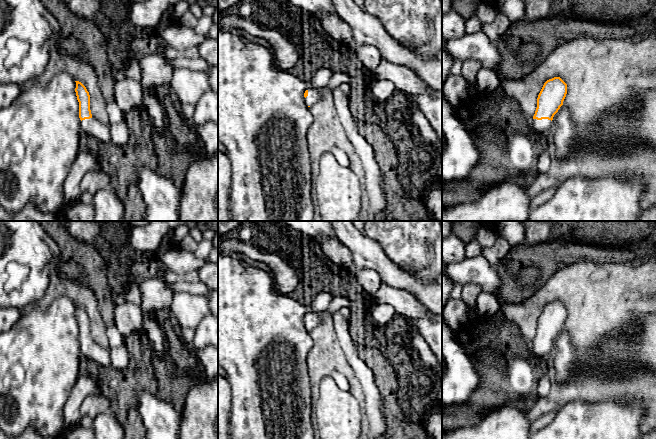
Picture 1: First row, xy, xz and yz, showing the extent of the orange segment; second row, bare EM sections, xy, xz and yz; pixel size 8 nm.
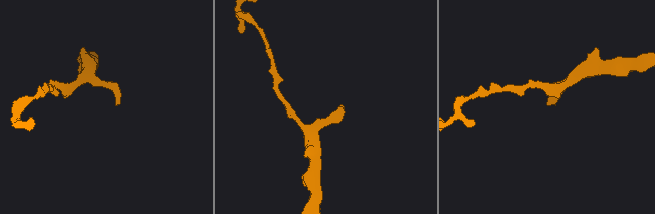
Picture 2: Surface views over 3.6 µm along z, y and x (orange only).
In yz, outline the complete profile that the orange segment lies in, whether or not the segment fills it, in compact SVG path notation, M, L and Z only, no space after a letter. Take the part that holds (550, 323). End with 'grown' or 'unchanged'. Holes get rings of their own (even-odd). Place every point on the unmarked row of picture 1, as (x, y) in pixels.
M560 302L547 304L537 322L537 332L530 344L531 358L543 362L549 355L554 339L563 329L567 318L567 308Z; grown

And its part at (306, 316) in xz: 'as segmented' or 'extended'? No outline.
extended

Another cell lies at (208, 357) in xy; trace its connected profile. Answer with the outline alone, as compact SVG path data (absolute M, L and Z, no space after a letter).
M191 345L188 348L205 370L208 380L218 378L218 348L207 346L202 349L195 349Z

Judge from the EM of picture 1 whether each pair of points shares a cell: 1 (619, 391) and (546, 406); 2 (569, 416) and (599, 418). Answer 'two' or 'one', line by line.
1: one
2: one

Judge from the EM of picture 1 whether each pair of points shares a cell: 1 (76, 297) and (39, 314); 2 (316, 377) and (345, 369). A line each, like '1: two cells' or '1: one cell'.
1: two cells
2: one cell

